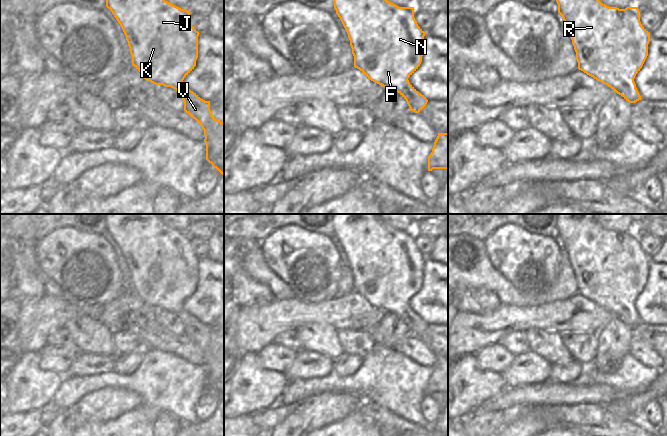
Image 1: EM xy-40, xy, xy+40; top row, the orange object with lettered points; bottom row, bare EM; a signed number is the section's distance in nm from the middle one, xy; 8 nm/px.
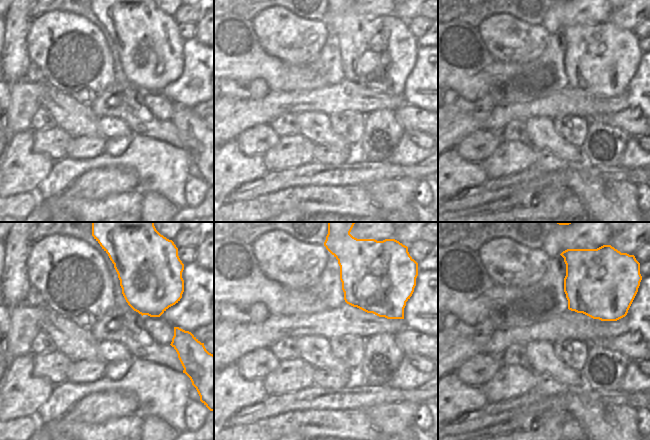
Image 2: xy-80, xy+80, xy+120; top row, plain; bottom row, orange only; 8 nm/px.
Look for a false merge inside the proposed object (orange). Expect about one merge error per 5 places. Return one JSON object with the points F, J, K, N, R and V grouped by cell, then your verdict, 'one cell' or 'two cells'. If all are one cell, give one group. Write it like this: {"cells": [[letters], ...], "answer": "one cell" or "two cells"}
{"cells": [["F", "J", "K", "N", "R", "V"]], "answer": "one cell"}

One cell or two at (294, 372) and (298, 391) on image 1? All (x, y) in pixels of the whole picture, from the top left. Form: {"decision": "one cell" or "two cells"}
{"decision": "two cells"}

